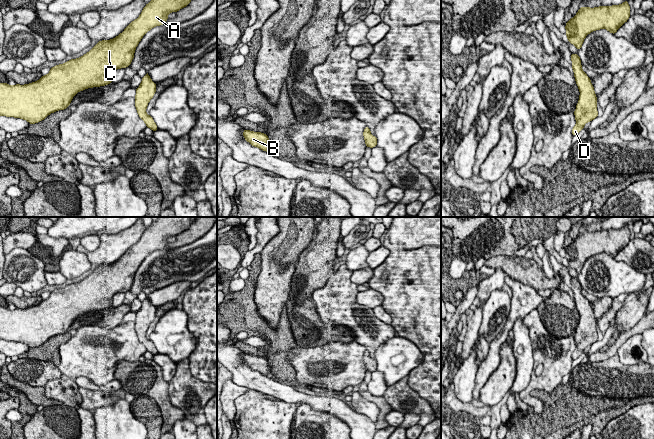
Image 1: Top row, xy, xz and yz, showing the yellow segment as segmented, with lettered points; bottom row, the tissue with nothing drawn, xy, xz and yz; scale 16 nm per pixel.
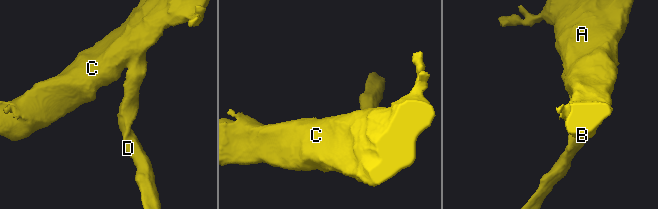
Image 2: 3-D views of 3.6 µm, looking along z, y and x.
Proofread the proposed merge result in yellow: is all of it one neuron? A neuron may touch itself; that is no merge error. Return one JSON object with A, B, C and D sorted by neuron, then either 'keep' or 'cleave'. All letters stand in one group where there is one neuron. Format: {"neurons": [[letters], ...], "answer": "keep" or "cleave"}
{"neurons": [["A", "B", "C", "D"]], "answer": "keep"}

